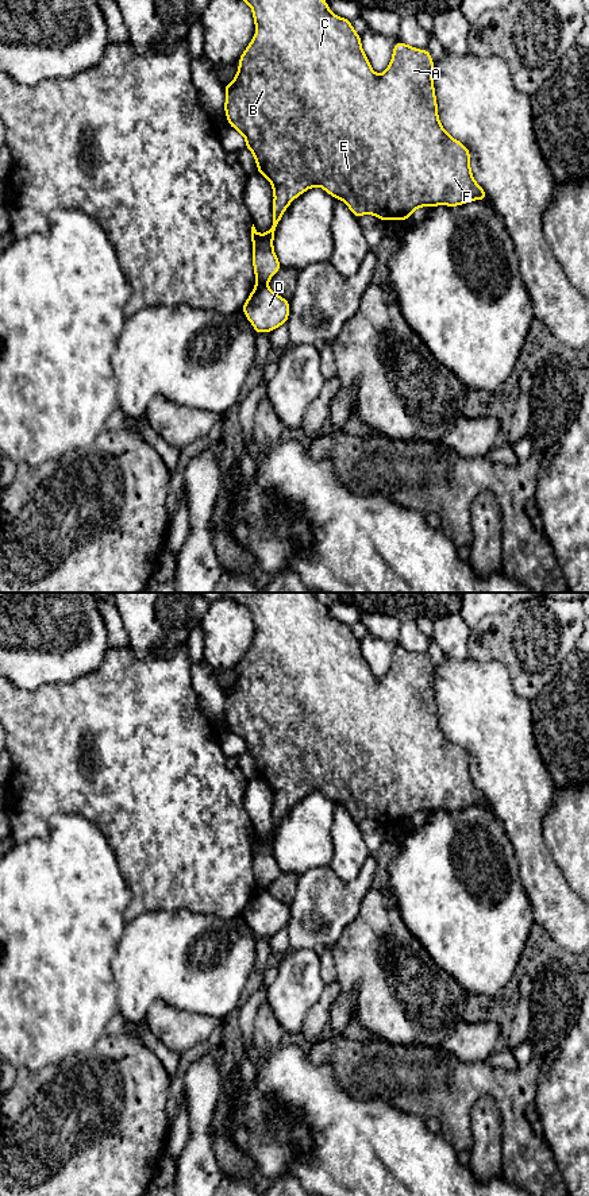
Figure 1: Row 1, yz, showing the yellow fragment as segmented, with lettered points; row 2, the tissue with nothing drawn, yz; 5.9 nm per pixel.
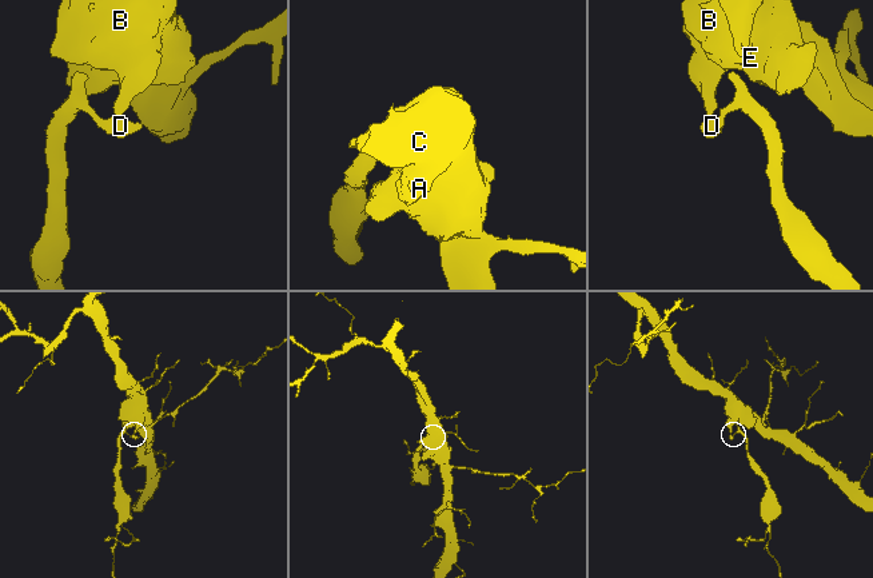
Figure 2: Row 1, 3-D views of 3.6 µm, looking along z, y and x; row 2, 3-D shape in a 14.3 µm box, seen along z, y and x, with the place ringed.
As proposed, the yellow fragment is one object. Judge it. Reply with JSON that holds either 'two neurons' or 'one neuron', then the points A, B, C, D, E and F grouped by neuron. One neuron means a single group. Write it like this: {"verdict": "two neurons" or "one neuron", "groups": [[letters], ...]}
{"verdict": "two neurons", "groups": [["A", "B", "C", "E", "F"], ["D"]]}

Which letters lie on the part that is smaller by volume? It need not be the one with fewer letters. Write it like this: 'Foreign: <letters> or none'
Foreign: D

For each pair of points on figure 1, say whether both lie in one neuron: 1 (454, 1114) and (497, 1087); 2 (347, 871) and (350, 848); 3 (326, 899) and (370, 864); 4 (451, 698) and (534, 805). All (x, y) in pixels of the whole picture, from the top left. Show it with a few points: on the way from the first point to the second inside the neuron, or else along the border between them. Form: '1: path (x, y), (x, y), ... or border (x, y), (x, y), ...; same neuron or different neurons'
1: path (462, 1103), (478, 1087), (487, 1087); same neuron
2: path (347, 865), (350, 853); same neuron
3: path (339, 899), (343, 899), (365, 878); same neuron
4: path (478, 725), (503, 749), (505, 767), (512, 778); same neuron

